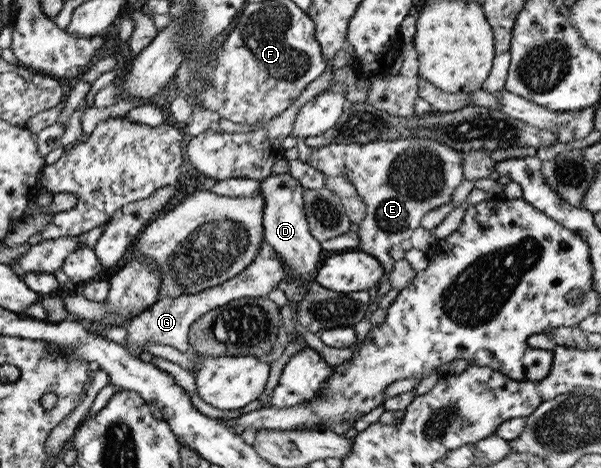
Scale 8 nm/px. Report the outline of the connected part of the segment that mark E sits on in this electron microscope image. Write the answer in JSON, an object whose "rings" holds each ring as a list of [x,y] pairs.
{"rings":[[[404,138],[392,141],[371,141],[362,145],[349,143],[340,145],[331,143],[322,147],[311,148],[302,142],[295,145],[297,159],[304,164],[314,167],[324,177],[346,176],[350,185],[354,186],[356,194],[365,206],[365,215],[358,224],[358,250],[376,258],[383,268],[384,275],[388,275],[394,262],[389,255],[393,245],[399,245],[408,240],[414,229],[420,227],[422,217],[428,211],[448,204],[454,189],[463,180],[461,161],[462,151],[456,151],[447,145],[442,145],[433,139]]]}

